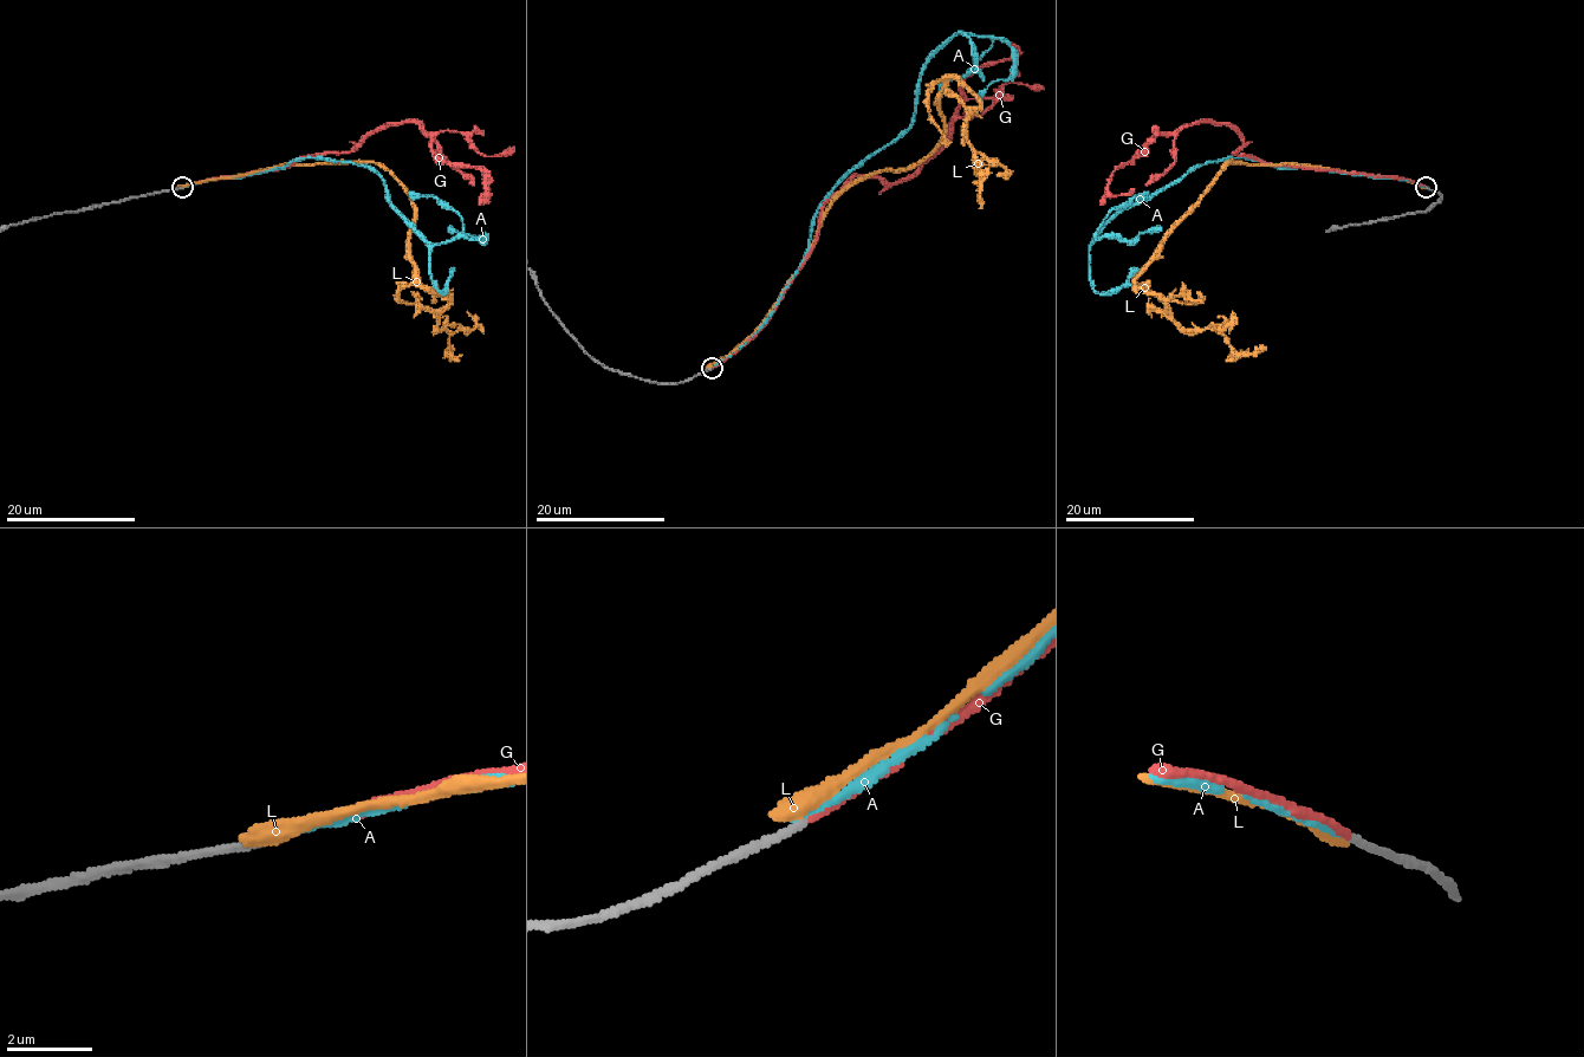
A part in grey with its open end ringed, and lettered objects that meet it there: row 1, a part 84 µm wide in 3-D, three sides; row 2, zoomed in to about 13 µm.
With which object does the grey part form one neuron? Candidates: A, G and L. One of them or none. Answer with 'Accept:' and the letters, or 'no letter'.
Accept: G

